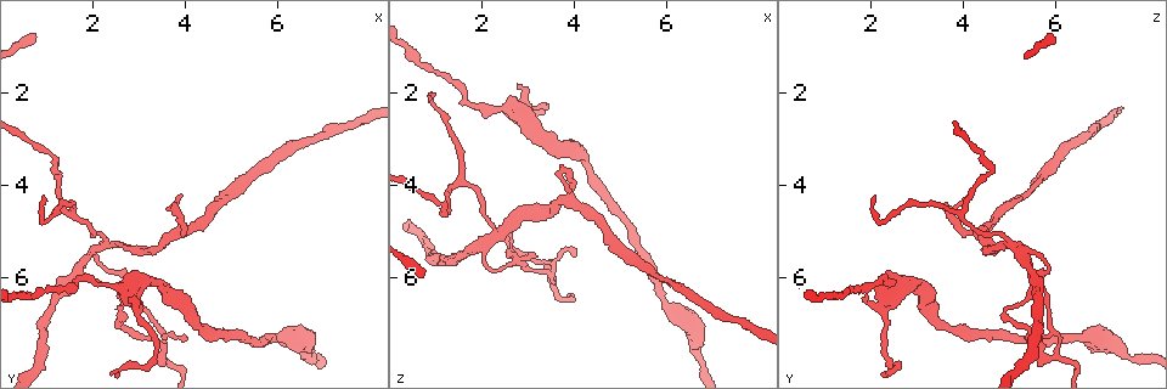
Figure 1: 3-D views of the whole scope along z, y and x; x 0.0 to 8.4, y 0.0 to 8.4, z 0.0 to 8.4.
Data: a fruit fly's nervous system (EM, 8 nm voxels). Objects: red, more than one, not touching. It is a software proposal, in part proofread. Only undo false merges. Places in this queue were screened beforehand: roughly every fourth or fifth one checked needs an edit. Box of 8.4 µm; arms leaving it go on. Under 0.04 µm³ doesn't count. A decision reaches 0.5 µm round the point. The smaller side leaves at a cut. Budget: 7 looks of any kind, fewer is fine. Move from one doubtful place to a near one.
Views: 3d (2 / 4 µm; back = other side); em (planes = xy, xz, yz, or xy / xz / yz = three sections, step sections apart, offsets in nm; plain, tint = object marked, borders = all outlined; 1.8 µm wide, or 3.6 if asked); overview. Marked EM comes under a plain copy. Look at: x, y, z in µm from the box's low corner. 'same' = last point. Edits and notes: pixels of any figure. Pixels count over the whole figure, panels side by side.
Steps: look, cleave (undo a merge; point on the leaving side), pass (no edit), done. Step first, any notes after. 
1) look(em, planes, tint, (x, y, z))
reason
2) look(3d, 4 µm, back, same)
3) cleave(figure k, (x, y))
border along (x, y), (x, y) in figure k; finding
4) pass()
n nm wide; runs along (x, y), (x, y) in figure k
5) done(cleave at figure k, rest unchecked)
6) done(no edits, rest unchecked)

look(3d, 4 µm, (2.15, 5.30, 5.25))
four arms meet

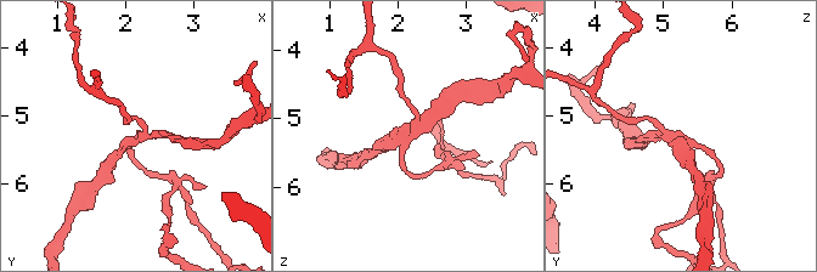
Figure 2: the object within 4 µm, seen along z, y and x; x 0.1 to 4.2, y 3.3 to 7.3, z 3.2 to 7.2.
look(em, xy, step 8, borders, (2.15, 5.35, 5.25))
4 arms; need the tissue

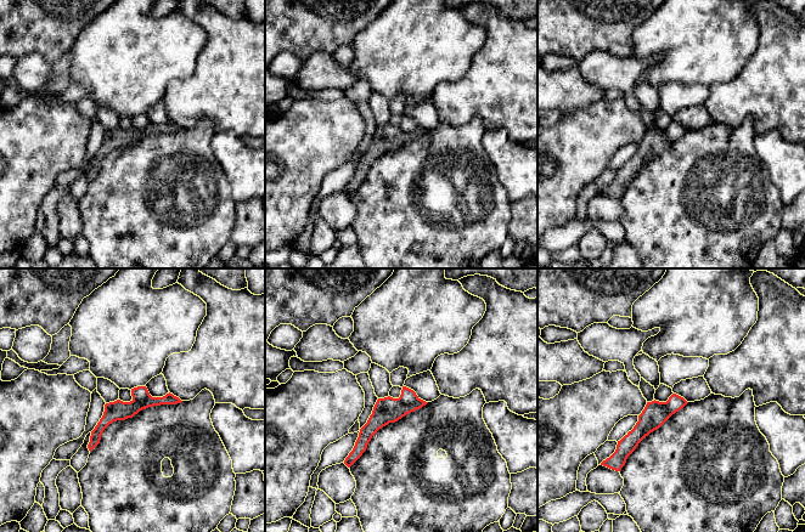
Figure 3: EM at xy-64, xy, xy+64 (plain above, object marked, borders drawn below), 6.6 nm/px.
cleave(figure 3, (407, 396))
130 nm wide; border along (398, 398), (404, 403), (418, 398) in figure 3; a second cell is stuck on

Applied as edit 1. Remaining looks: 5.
look(overview)
redraw

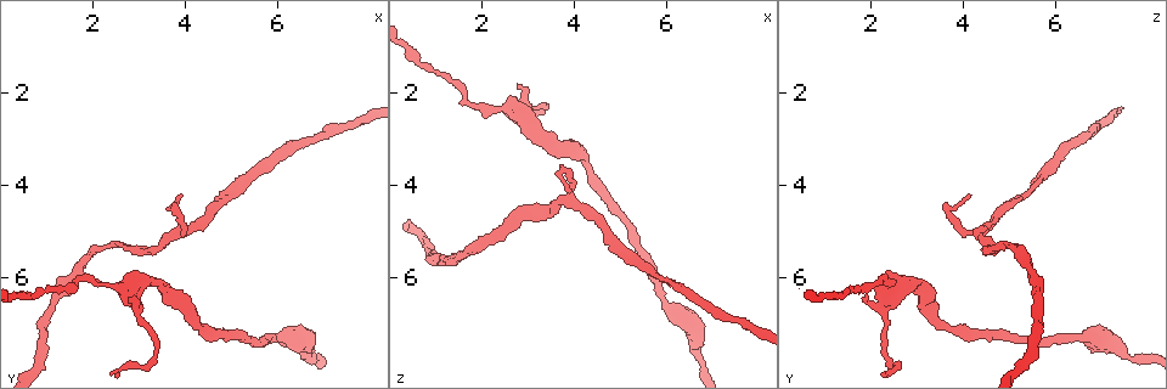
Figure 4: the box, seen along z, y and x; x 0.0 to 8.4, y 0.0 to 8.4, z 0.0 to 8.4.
look(em, 3.6 µm, yz, step 16, tint, (5.95, 7.25, 6.35))
calibre changes

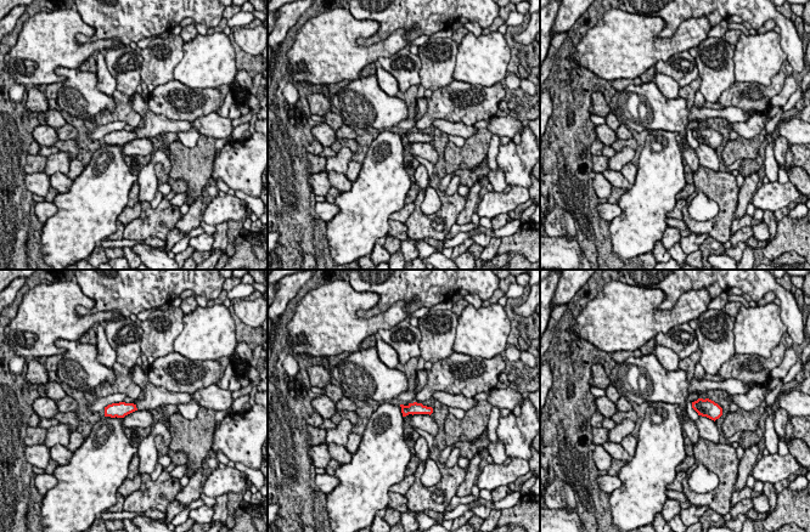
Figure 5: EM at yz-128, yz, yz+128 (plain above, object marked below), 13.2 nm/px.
look(em, 3.6 µm, planes, borders, same)
another direction

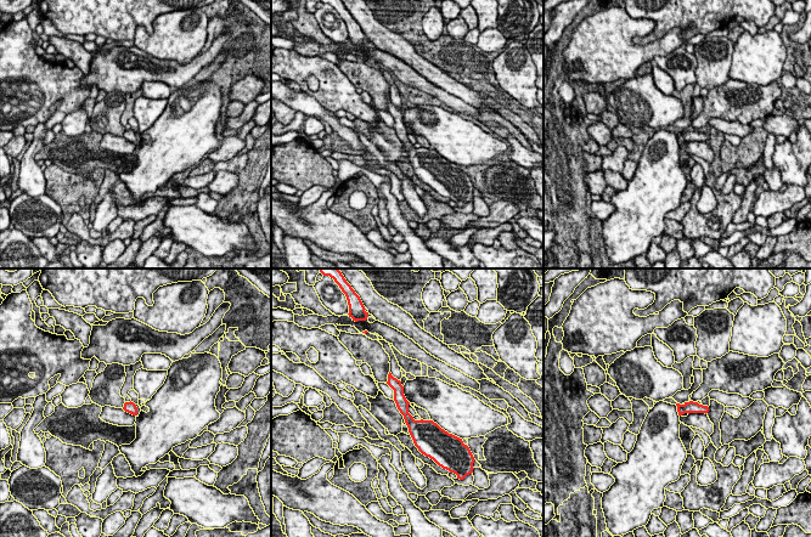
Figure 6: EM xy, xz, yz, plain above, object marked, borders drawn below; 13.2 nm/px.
pass()
160 nm wide; all the same cell

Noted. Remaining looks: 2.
done(cleave at figure 3, rest unchecked)

